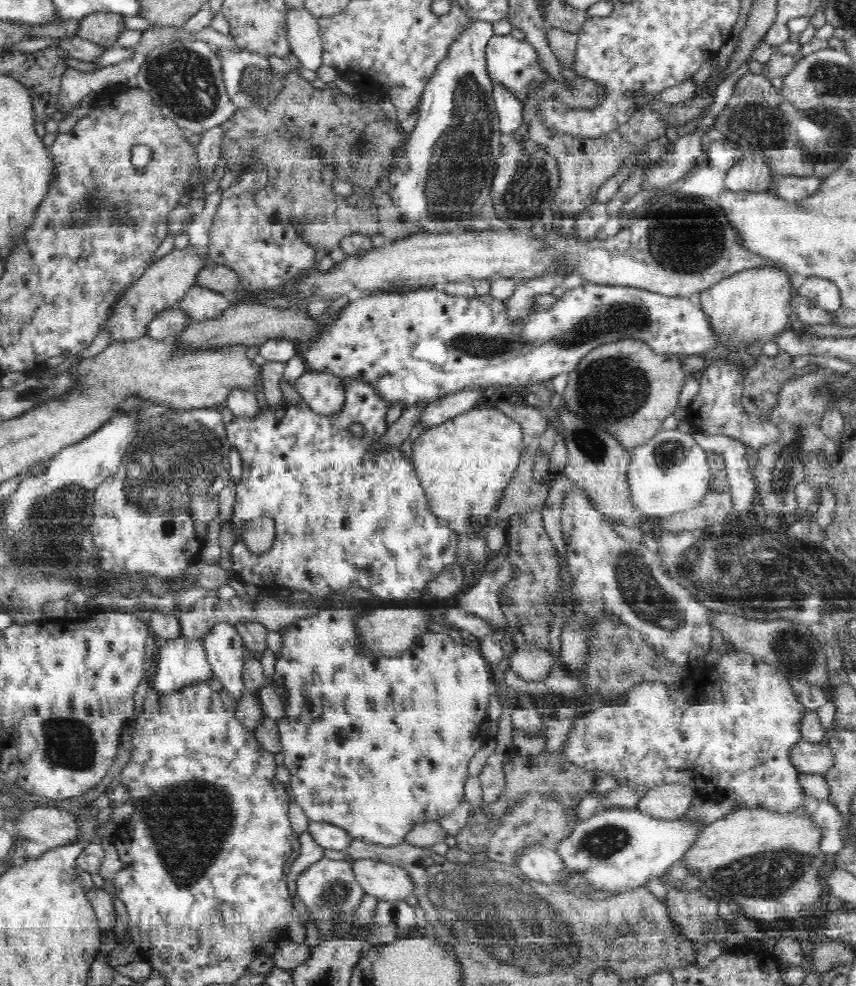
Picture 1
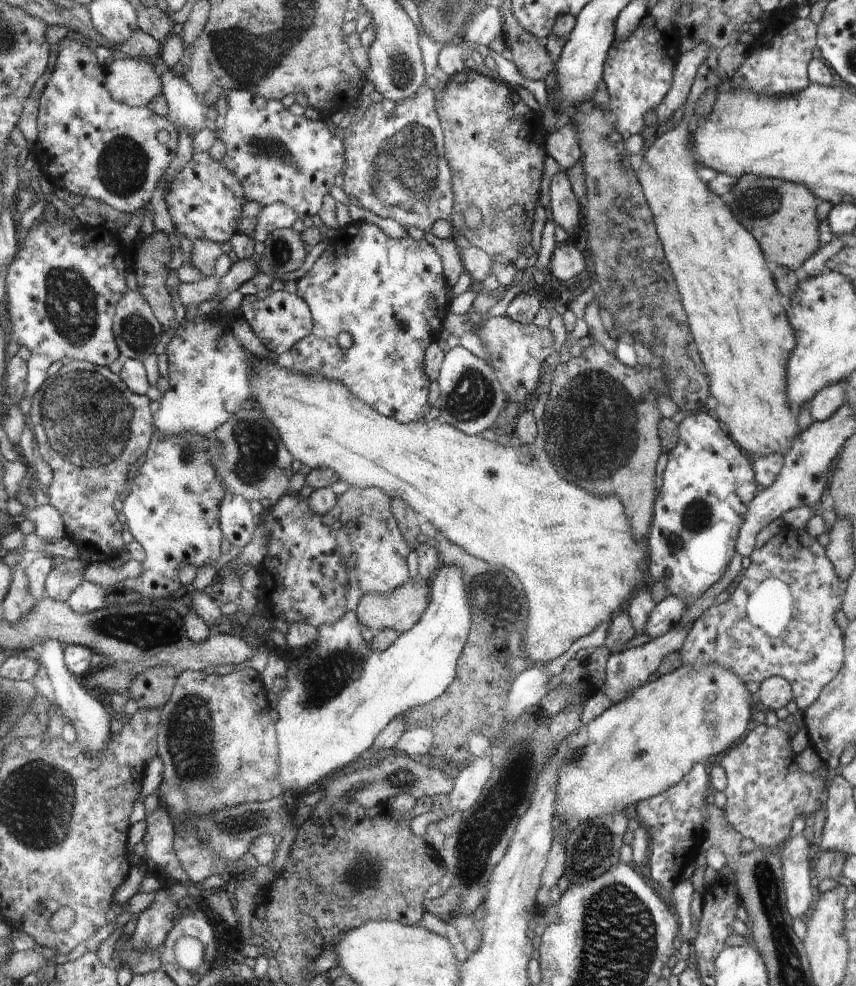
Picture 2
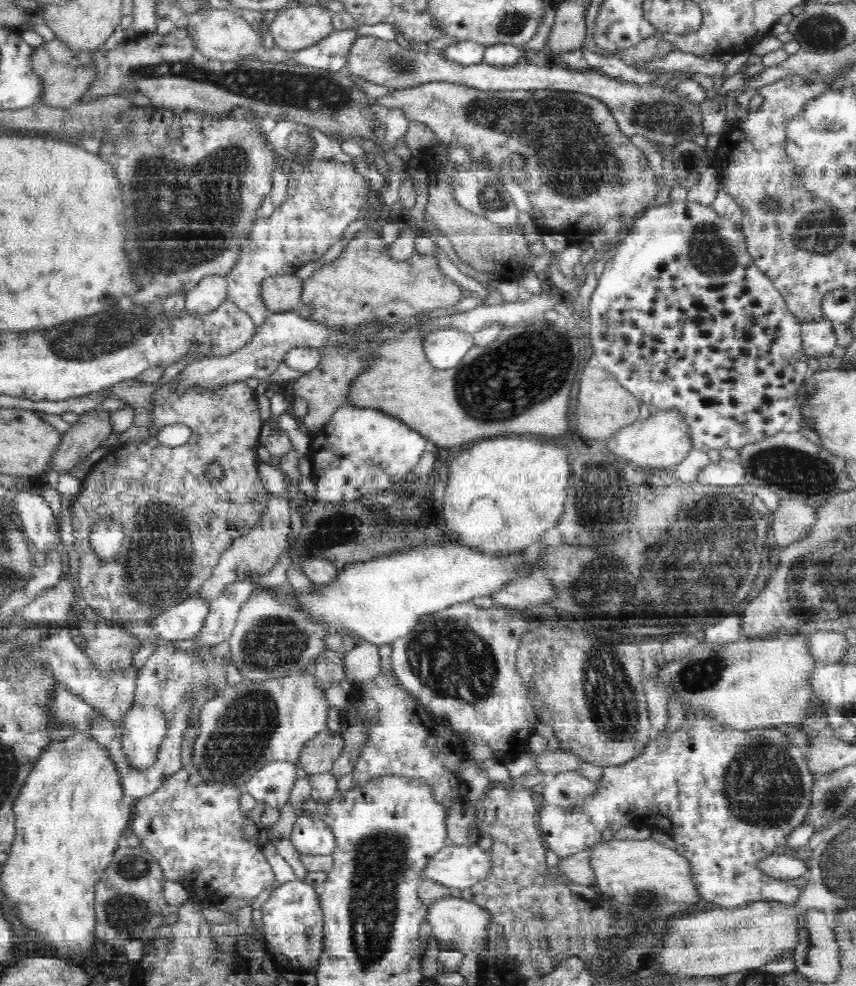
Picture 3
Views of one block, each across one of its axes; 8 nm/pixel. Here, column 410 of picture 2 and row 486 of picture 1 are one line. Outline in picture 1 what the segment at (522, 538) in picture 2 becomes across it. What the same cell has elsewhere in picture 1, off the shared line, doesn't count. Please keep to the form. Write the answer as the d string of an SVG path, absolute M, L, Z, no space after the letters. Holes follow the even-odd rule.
M481 405L424 428L410 444L410 453L430 510L462 536L495 534L486 520L510 484L527 442L521 424L498 408Z

